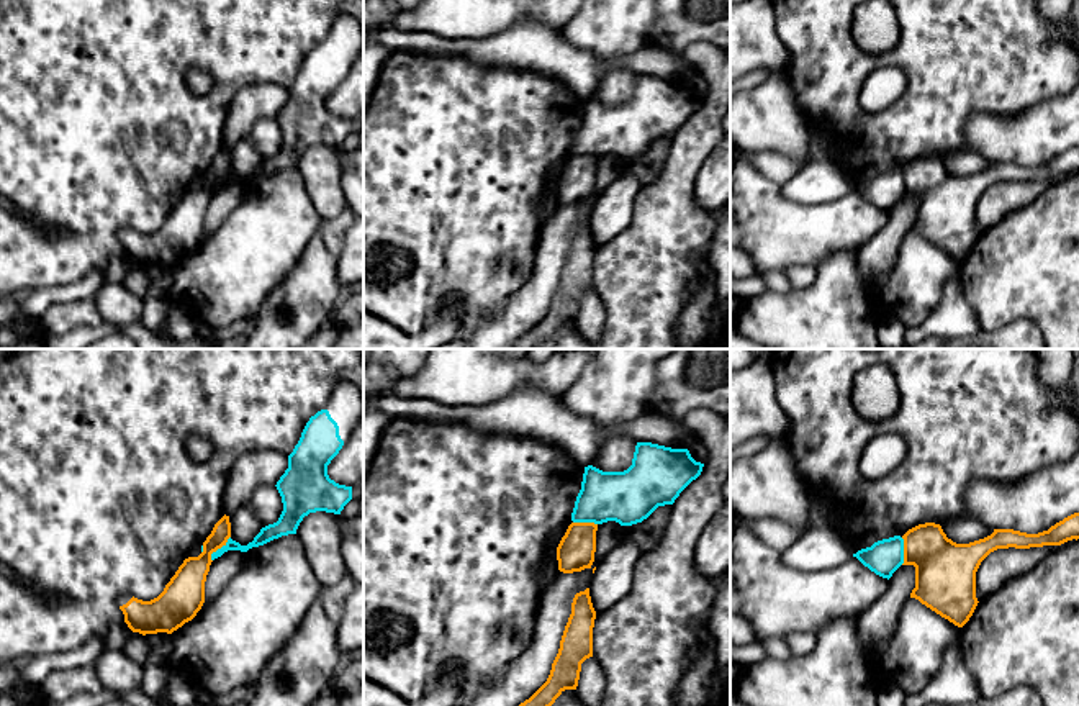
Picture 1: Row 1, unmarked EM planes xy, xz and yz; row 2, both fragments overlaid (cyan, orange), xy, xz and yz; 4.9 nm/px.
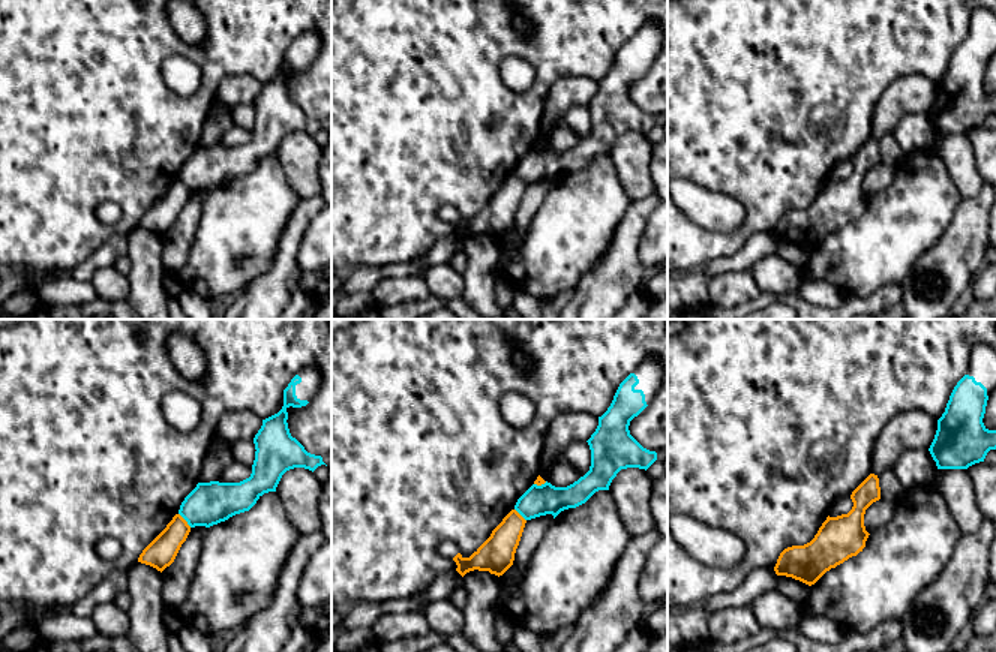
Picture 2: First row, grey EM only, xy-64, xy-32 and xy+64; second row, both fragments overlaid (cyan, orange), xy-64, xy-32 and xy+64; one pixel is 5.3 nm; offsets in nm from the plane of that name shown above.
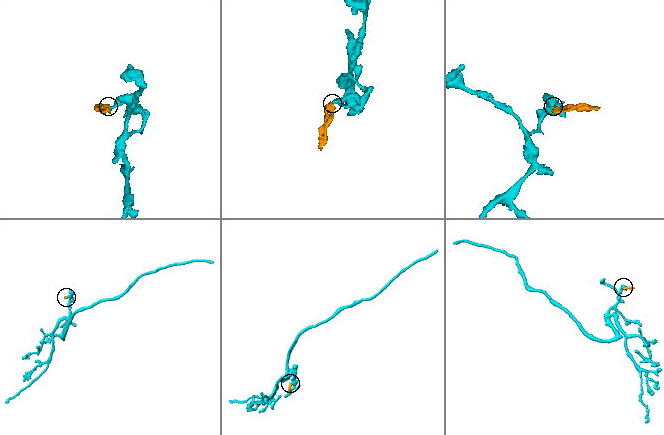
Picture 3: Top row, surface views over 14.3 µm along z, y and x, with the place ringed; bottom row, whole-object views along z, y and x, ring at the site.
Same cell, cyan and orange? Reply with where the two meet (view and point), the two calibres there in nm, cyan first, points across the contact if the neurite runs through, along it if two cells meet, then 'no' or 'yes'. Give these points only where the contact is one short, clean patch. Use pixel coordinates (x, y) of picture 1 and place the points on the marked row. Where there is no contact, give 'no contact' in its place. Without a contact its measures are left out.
contact xy (218, 549); calibres 70 and 180 nm; border xy (230, 536), (212, 554), (212, 561); no

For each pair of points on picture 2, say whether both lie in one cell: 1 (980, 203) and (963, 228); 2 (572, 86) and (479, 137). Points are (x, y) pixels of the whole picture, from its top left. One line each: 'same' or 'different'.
1: same
2: different

